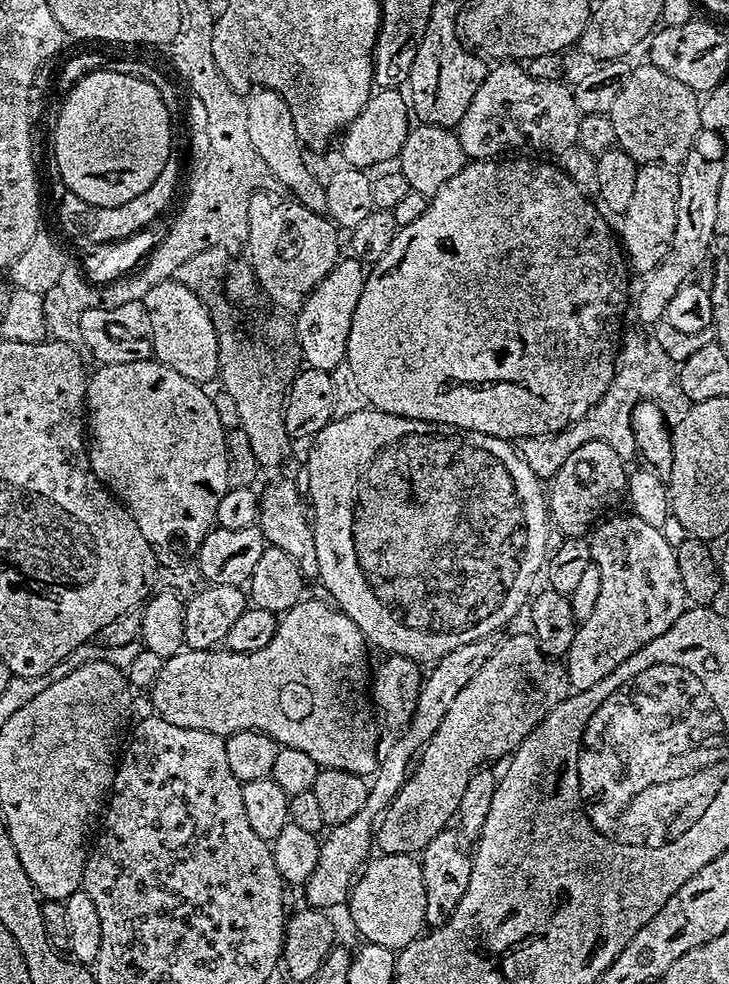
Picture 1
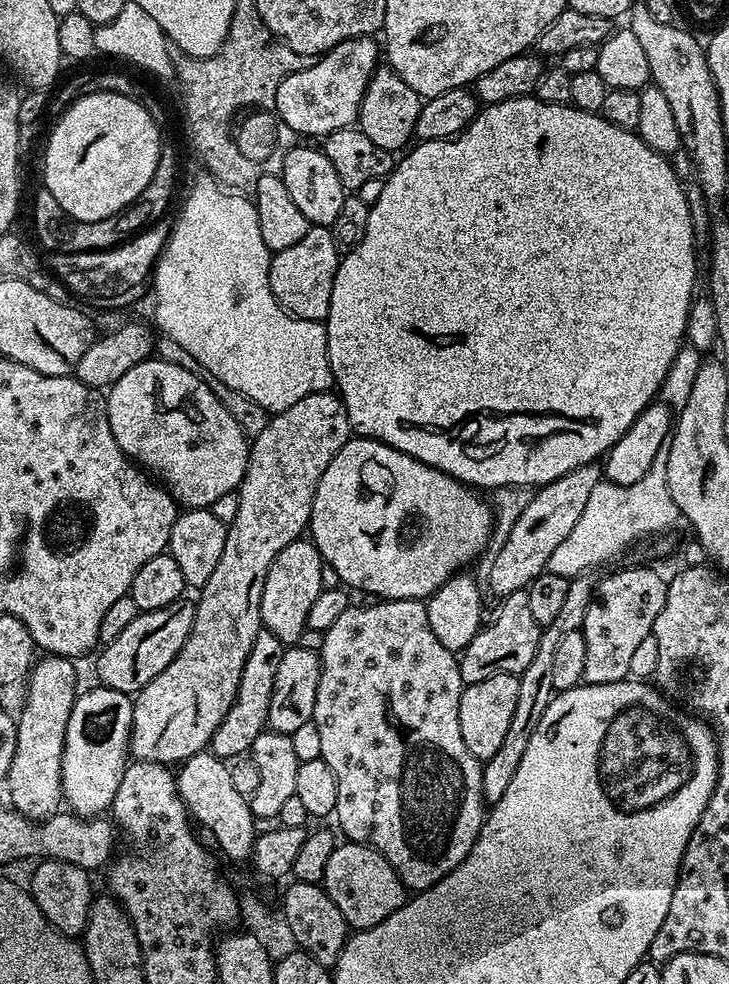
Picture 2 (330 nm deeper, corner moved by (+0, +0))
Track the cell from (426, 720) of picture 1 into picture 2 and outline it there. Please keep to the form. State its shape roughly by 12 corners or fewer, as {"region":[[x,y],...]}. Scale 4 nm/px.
{"region":[[576,467],[539,487],[488,572],[527,589],[574,530],[604,473]]}

